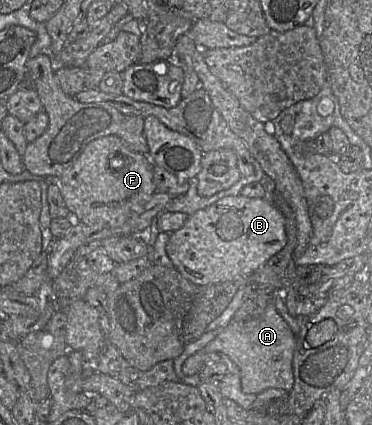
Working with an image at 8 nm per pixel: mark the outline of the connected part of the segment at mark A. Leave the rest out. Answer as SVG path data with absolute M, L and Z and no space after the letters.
M273 303L264 312L246 321L231 321L205 348L189 357L182 365L184 376L198 374L205 367L204 357L208 353L224 353L238 367L242 391L260 394L268 388L279 388L290 392L294 385L293 354L297 345L288 323L276 310Z

